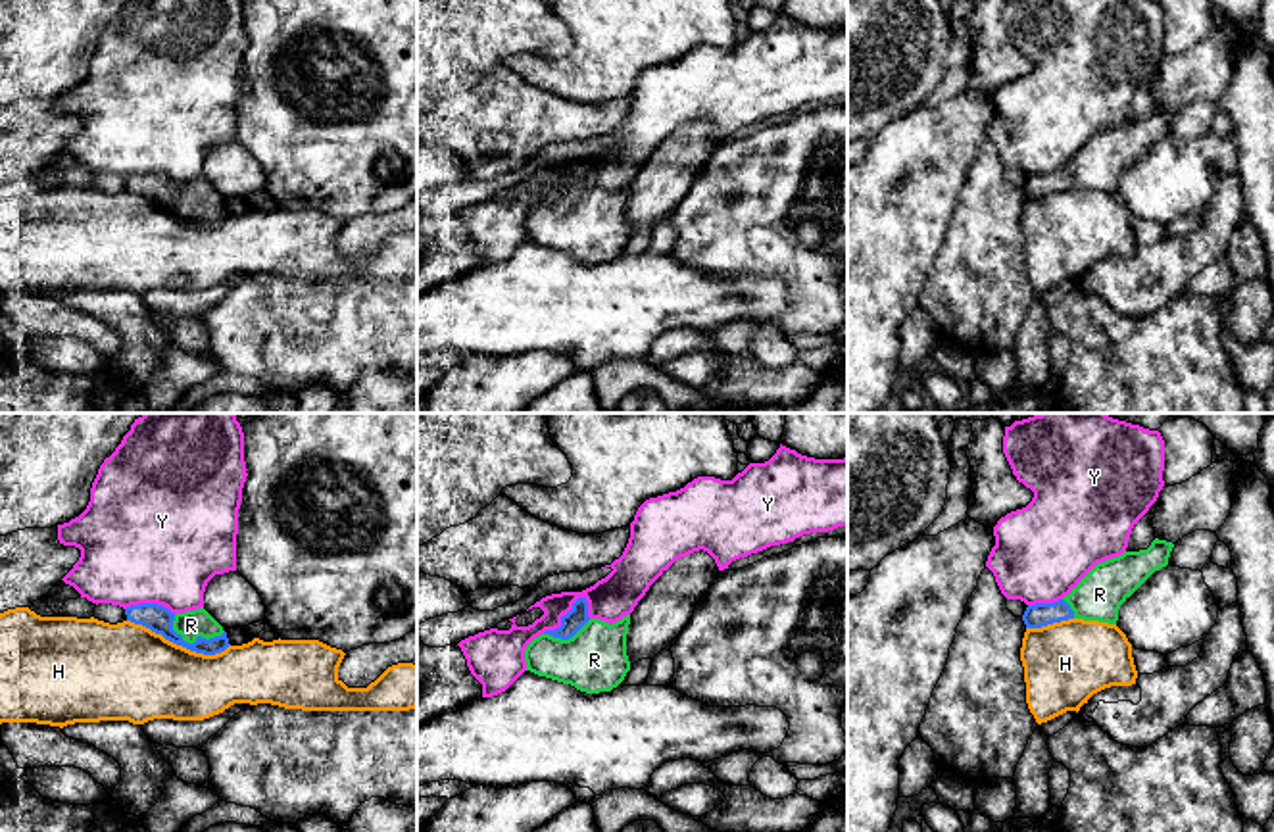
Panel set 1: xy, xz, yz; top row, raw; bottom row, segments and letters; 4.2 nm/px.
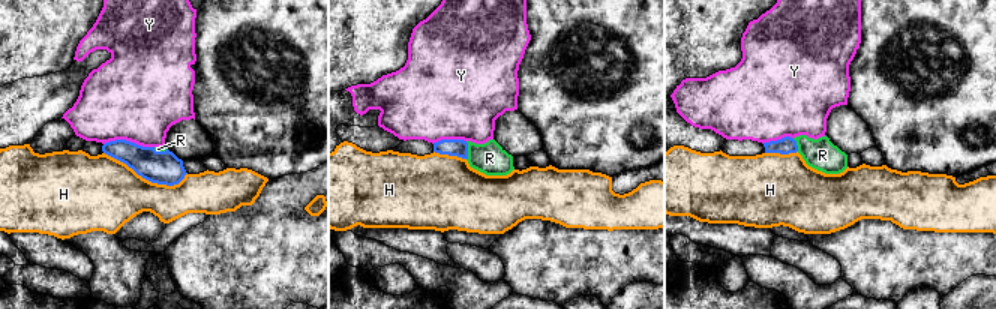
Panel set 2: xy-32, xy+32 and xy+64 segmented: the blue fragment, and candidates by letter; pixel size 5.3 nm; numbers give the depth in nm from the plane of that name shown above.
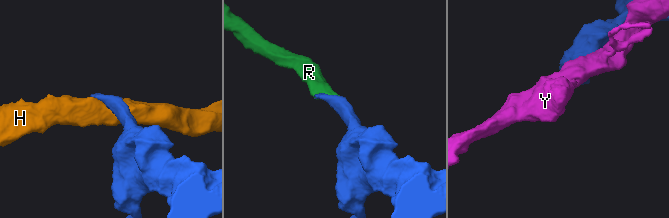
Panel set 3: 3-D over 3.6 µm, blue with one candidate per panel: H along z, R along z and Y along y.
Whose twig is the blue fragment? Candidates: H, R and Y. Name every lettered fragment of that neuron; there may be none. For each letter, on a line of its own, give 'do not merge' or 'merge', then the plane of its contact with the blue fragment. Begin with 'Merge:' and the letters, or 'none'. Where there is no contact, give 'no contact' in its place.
Merge: R
H: do not merge; contact in xy
R: merge; contact in xy
Y: do not merge; contact in xz

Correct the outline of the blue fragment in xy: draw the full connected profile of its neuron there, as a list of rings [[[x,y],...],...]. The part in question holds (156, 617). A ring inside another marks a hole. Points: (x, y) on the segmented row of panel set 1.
[[[140,603],[127,607],[125,615],[127,621],[196,653],[215,655],[231,646],[223,626],[204,607],[175,615],[163,605]]]

